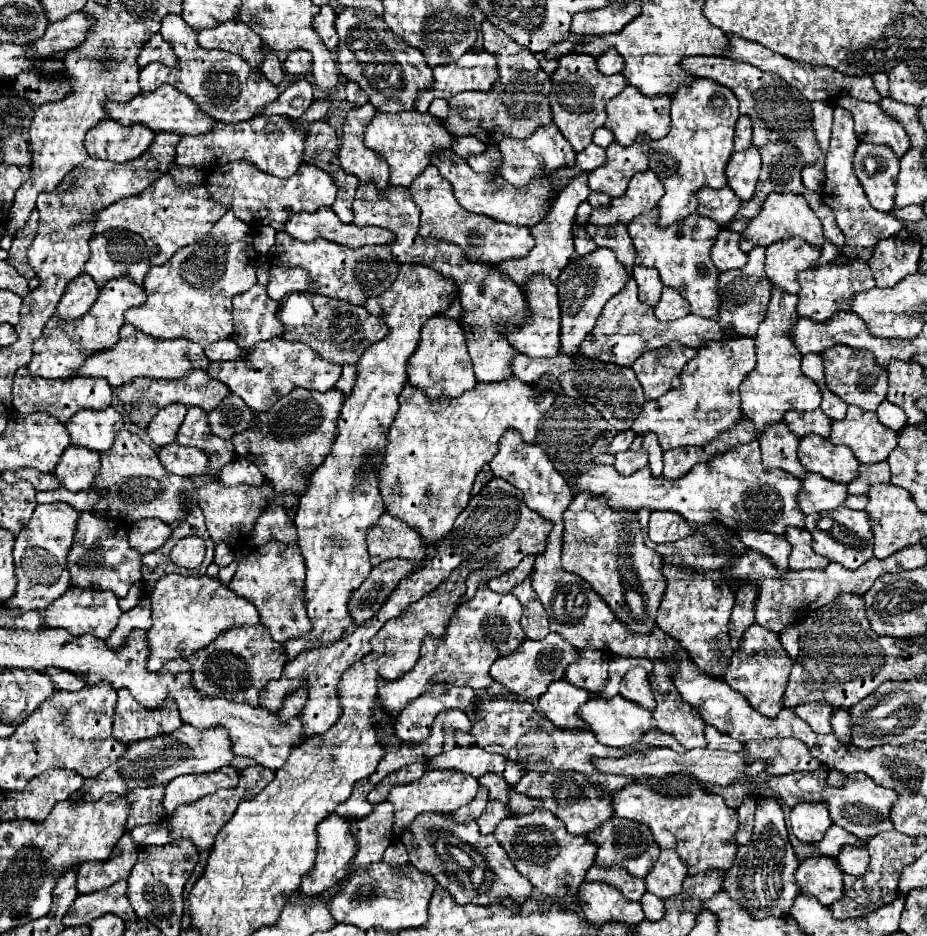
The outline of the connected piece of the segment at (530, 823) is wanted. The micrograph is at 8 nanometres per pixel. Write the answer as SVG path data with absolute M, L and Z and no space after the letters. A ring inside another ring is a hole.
M537 810L529 816L507 816L495 828L495 838L507 850L509 858L517 866L517 870L527 876L539 892L551 898L577 896L579 886L585 878L585 872L593 864L595 850L593 844L585 836L569 834L565 824L553 816L549 810ZM515 840L515 844L513 844Z

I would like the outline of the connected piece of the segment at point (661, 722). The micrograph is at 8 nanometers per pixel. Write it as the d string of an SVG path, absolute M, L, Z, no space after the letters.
M655 664L649 676L655 696L653 720L657 728L661 732L673 734L685 750L705 748L707 744L703 736L703 722L689 716L689 704L681 700L681 694L669 676L669 668L665 668L665 664Z

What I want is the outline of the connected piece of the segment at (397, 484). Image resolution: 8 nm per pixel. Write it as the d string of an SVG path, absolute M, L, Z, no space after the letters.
M515 376L503 382L477 384L473 390L463 392L459 398L443 398L443 400L425 400L425 396L417 392L417 388L409 388L409 384L405 384L399 398L399 412L393 422L393 434L387 434L383 462L379 464L379 468L373 466L371 462L363 464L357 470L357 480L363 482L371 472L375 472L379 480L379 490L385 500L385 512L403 520L429 544L437 544L453 528L455 518L469 502L475 474L487 462L493 460L493 456L499 450L499 438L509 428L513 428L521 434L521 438L527 444L535 444L537 424L553 404L553 400L555 400L553 392L549 396L533 396L533 386L517 380Z

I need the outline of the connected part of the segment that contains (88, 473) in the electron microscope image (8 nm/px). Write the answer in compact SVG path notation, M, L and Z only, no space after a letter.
M69 446L55 468L59 480L71 492L87 490L93 484L97 472L99 472L99 452L89 452L87 448L77 446Z

